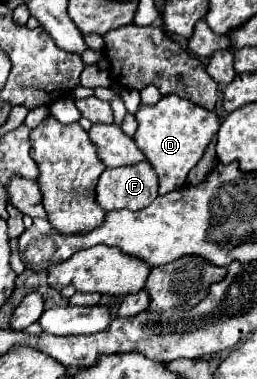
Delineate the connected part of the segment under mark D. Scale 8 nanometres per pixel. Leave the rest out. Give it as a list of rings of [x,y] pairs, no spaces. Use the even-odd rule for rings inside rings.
[[[177,94],[163,96],[153,106],[139,106],[135,118],[139,128],[133,140],[157,172],[161,196],[165,196],[171,190],[183,188],[189,170],[203,158],[209,142],[221,126],[221,118],[213,110],[205,110]]]

